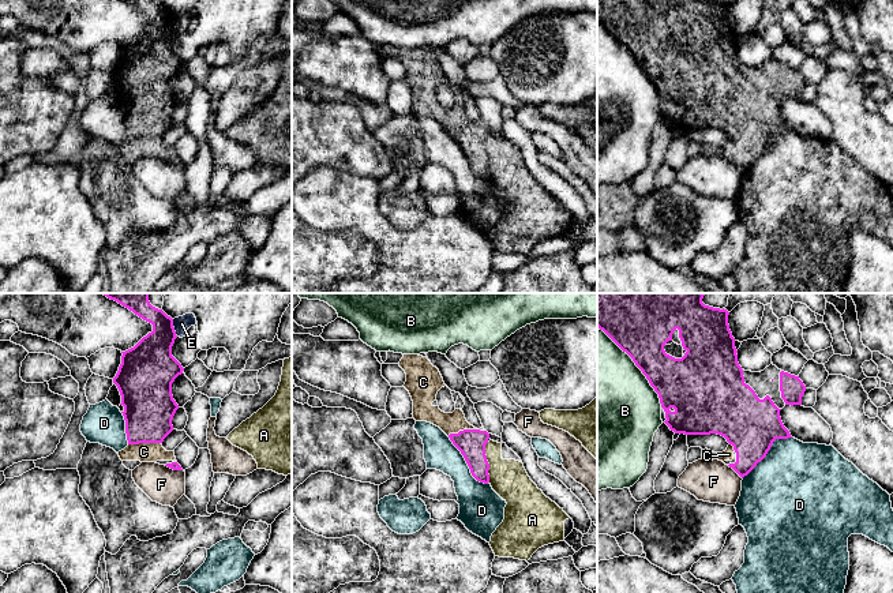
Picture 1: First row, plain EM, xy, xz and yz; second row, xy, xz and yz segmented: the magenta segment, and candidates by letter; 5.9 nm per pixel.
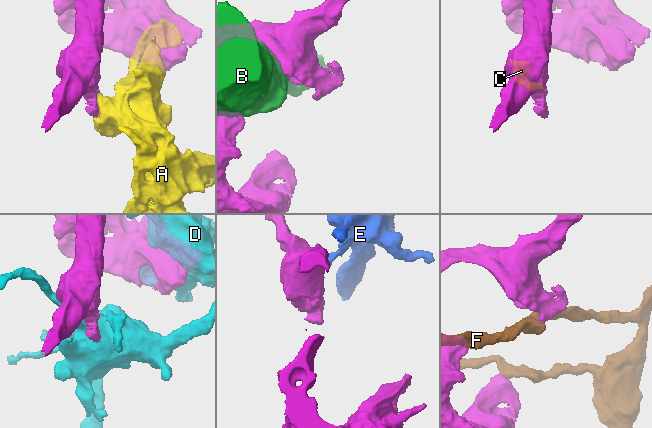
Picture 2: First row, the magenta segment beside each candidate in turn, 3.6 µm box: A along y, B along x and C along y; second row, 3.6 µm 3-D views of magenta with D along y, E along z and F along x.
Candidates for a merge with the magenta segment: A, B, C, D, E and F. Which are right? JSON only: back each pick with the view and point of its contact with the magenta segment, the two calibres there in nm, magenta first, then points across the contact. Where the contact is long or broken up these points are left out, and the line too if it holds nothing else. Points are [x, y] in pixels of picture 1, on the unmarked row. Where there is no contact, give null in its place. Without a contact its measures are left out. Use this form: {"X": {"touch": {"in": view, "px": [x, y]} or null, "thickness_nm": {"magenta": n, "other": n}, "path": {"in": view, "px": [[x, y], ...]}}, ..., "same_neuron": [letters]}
{"C": {"touch": {"in": "xy", "px": [143, 137]}, "thickness_nm": {"magenta": 300, "other": 110}}, "same_neuron": ["C"]}

